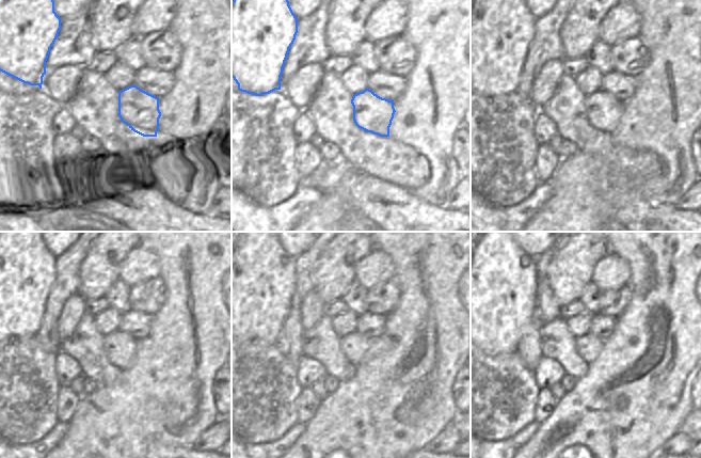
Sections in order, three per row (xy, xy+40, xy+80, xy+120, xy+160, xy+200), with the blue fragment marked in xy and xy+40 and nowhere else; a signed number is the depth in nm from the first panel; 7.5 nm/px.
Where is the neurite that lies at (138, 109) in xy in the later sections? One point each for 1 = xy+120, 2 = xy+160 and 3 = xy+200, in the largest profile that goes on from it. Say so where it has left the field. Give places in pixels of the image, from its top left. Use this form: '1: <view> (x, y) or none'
1: xy+120 (120, 347)
2: xy+160 (354, 345)
3: xy+200 (589, 347)

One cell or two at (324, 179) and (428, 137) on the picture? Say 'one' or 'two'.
two

